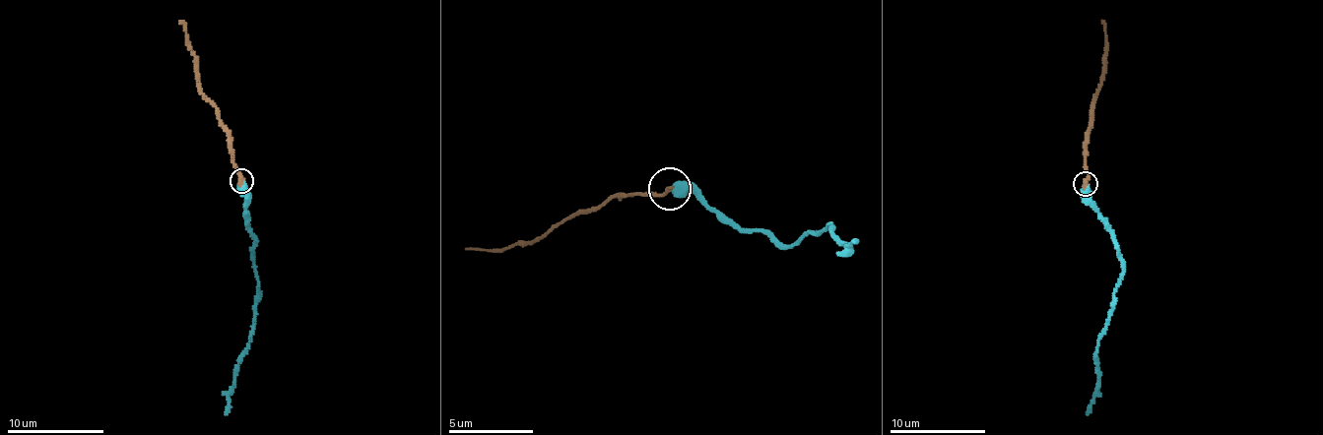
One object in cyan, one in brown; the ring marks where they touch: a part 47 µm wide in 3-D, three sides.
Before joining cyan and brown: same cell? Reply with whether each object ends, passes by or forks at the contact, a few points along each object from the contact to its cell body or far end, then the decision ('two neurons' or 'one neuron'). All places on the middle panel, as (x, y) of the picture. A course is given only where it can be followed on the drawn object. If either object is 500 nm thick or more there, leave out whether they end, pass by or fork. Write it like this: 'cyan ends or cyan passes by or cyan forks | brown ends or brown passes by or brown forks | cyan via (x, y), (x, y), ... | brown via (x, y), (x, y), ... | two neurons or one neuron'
cyan via (671, 188), (797, 246), (806, 231), (821, 234), (831, 222), (837, 226), (836, 241), (853, 241) | brown via (671, 188), (643, 194), (613, 194), (587, 210), (579, 208), (541, 238), (520, 239), (498, 250), (463, 248) | one neuron

